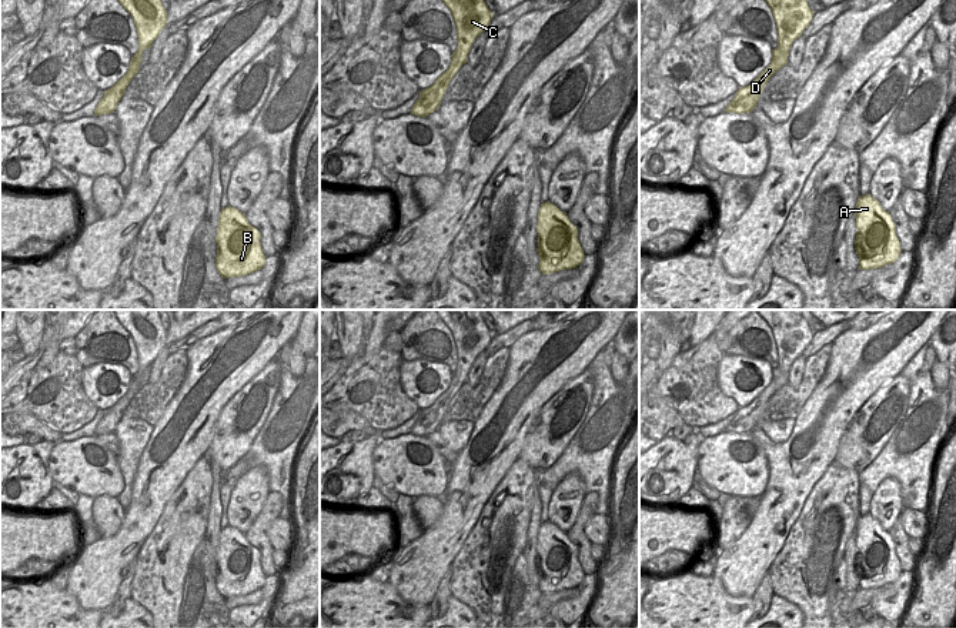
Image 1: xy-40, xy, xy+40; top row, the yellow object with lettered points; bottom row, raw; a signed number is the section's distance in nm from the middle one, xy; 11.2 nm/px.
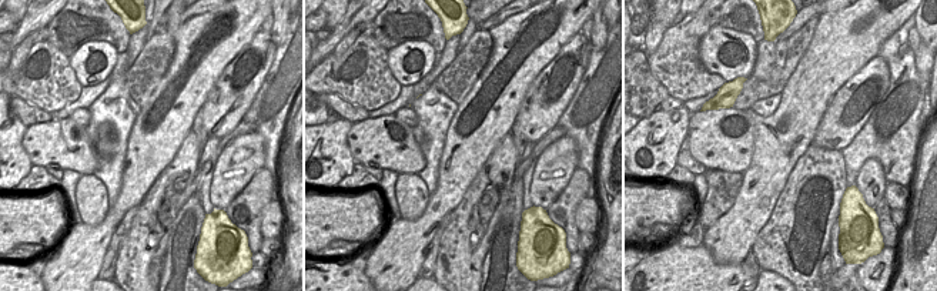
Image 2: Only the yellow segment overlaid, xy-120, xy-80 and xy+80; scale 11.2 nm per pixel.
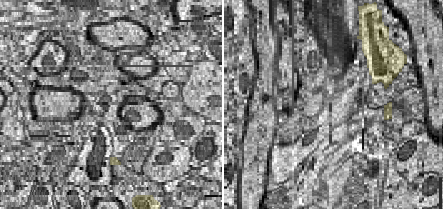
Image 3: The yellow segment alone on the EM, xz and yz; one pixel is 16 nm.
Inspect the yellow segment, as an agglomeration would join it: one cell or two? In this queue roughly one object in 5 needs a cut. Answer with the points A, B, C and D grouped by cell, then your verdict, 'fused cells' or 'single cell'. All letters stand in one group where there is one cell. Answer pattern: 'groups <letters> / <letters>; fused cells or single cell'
groups A B C D; single cell

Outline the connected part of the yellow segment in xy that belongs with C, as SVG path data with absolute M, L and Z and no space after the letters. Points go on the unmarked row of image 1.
M435 310L444 324L452 333L458 367L452 373L451 384L435 402L421 410L419 418L411 428L411 434L427 437L438 430L449 401L467 383L468 373L475 358L487 350L494 334L485 324L479 310Z

